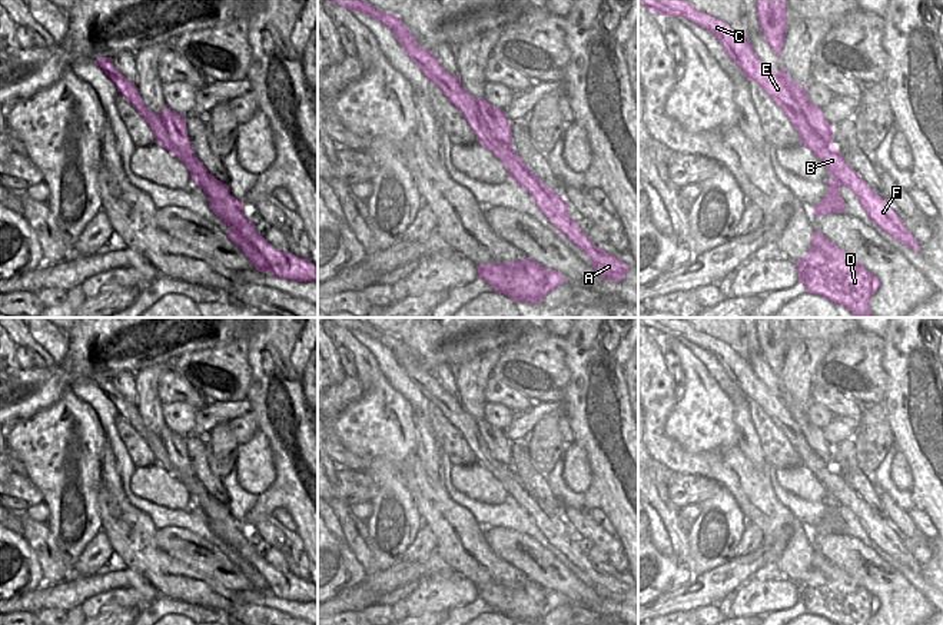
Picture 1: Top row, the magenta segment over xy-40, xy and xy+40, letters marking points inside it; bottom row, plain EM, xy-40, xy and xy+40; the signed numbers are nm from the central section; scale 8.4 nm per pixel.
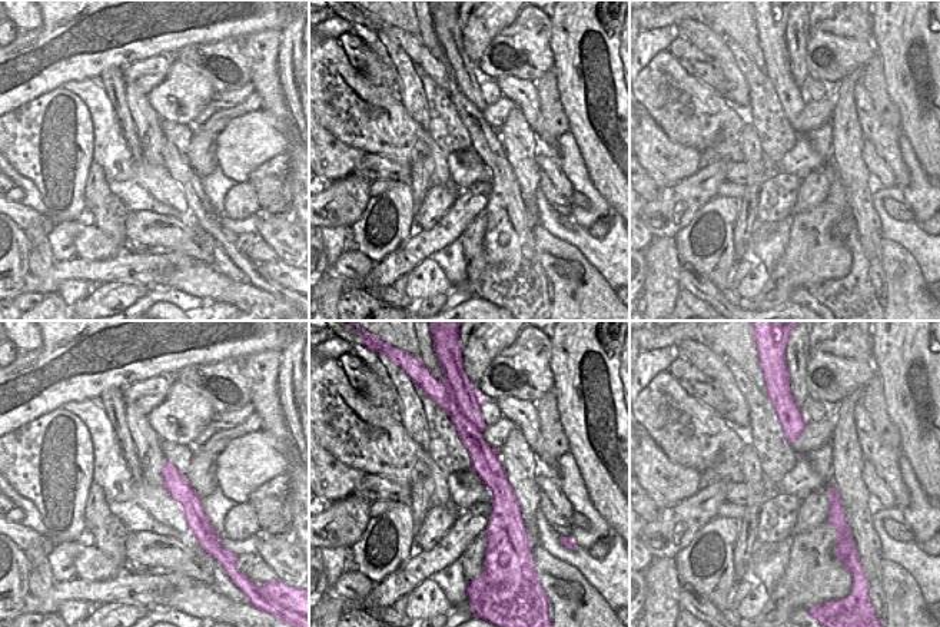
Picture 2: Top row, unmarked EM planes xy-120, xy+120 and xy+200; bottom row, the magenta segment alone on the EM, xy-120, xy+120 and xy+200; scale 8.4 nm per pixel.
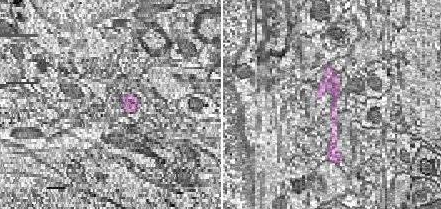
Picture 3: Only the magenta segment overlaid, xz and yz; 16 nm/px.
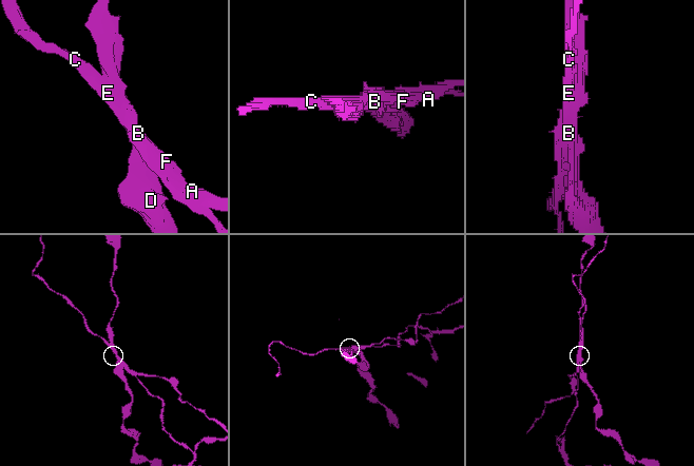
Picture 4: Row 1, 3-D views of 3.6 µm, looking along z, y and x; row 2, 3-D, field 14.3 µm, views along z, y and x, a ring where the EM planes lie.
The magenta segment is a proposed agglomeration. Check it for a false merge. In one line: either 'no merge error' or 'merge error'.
merge error

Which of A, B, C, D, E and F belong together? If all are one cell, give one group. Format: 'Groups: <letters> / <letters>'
Groups: A B C E F / D.

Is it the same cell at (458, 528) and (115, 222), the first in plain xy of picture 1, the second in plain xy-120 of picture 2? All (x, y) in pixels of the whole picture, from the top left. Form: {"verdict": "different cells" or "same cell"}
{"verdict": "same cell"}

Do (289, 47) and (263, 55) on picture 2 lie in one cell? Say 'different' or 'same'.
different

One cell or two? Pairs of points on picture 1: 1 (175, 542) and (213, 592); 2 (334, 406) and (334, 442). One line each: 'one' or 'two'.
1: two
2: two

